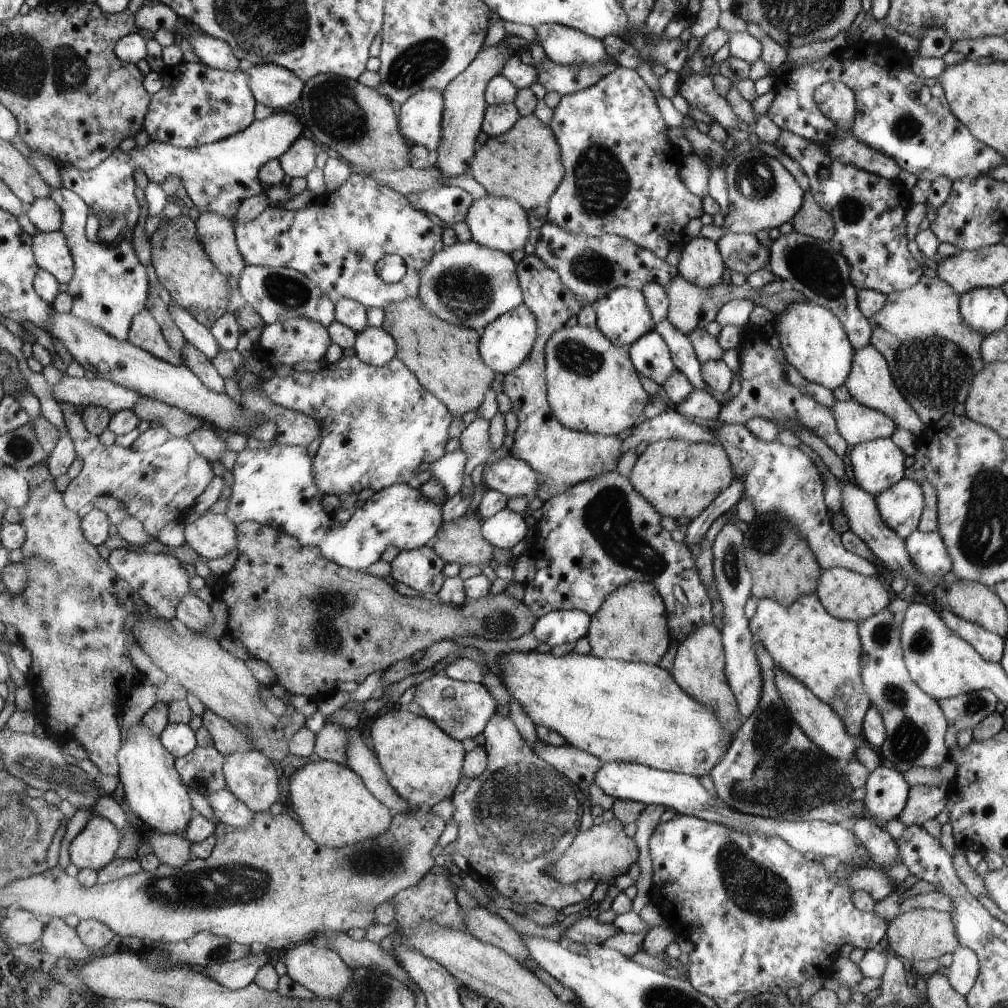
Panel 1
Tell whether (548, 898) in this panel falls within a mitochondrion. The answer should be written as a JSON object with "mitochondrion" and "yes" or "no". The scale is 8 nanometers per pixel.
{"mitochondrion":"no"}

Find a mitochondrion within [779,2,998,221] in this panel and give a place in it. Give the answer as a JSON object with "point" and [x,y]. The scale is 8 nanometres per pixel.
{"point":[906,126]}

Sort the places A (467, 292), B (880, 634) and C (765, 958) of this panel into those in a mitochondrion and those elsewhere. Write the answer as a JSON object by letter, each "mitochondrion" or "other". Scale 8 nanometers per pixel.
{"A":"mitochondrion","B":"mitochondrion","C":"other"}

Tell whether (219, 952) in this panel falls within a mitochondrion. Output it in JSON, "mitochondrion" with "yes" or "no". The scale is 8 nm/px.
{"mitochondrion":"yes"}

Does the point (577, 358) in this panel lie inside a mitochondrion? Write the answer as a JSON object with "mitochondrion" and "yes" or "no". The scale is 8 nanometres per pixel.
{"mitochondrion":"yes"}

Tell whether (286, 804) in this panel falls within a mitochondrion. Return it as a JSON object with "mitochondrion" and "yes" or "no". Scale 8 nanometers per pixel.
{"mitochondrion":"no"}

